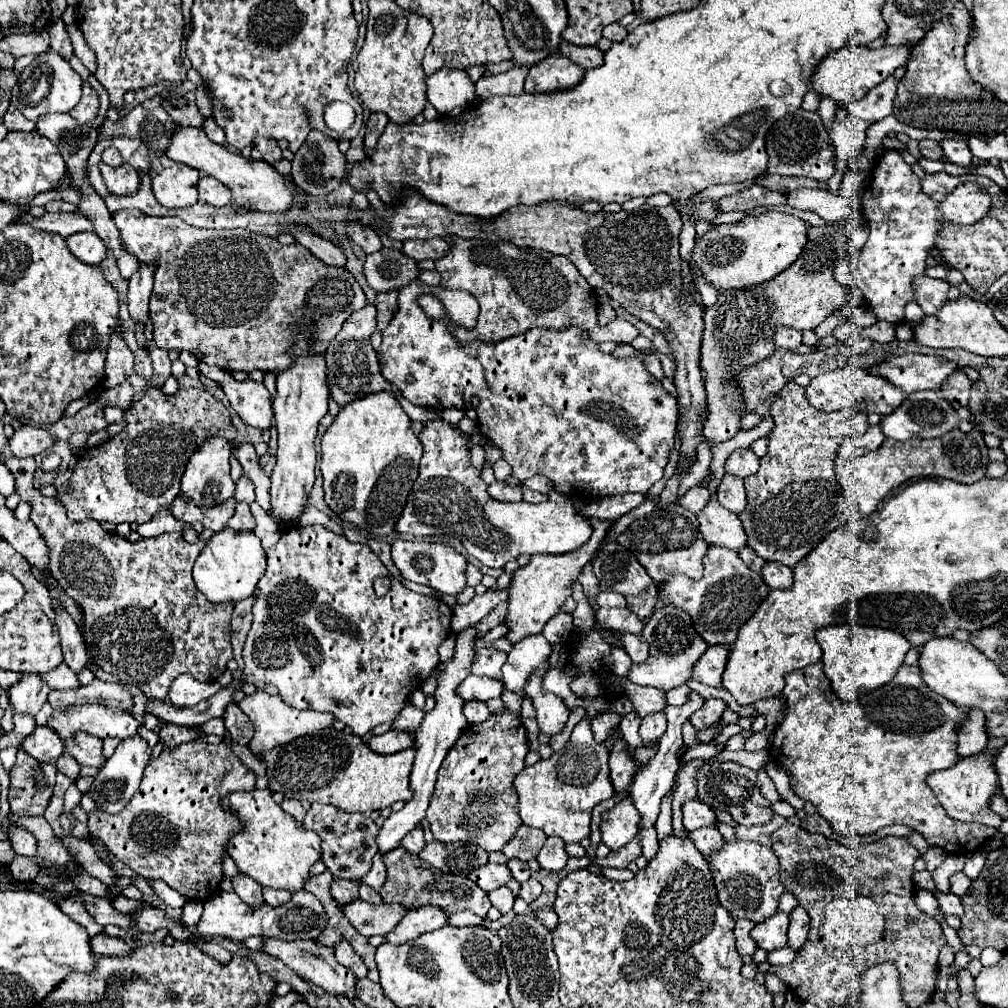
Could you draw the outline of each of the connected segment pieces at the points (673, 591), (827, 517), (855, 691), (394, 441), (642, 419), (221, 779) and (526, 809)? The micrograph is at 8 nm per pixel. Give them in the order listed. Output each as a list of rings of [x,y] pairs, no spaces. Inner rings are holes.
[[[711,545],[703,559],[703,577],[693,581],[689,577],[669,577],[665,585],[657,591],[657,603],[653,613],[671,605],[683,613],[689,613],[693,621],[693,629],[703,637],[707,645],[731,645],[737,639],[739,627],[757,611],[763,599],[769,593],[769,587],[761,579],[759,573],[753,573],[733,549]]]
[[[789,381],[777,397],[771,401],[771,415],[775,421],[773,431],[769,433],[769,449],[767,455],[761,457],[761,467],[755,475],[749,475],[745,479],[745,491],[747,491],[747,505],[739,513],[739,519],[743,523],[747,545],[765,561],[779,561],[787,567],[795,567],[809,551],[813,551],[833,529],[847,523],[851,519],[851,513],[845,505],[843,489],[839,481],[835,479],[833,471],[833,459],[837,447],[847,439],[859,435],[859,415],[851,409],[841,409],[833,413],[825,413],[819,409],[813,409],[805,397],[805,389],[799,387],[795,381]]]
[[[829,625],[819,629],[815,639],[823,649],[823,671],[837,697],[845,701],[857,701],[870,691],[889,683],[911,649],[909,641],[905,641],[905,637],[901,637],[897,631],[861,625]]]
[[[391,391],[371,393],[369,397],[361,397],[345,405],[321,439],[321,475],[329,509],[339,519],[365,529],[373,537],[391,535],[395,531],[397,517],[403,511],[407,495],[417,479],[421,453],[423,445],[411,431],[411,419],[401,409],[397,397]]]
[[[421,279],[411,281],[409,285],[399,289],[399,309],[395,313],[395,317],[391,319],[389,327],[383,331],[383,343],[377,349],[379,355],[379,365],[381,365],[381,375],[401,391],[401,395],[411,401],[413,405],[421,405],[421,407],[433,407],[433,409],[447,409],[447,407],[455,407],[461,411],[469,411],[471,405],[471,397],[479,397],[481,403],[479,407],[475,407],[477,411],[477,421],[481,427],[481,433],[495,443],[501,451],[503,451],[503,459],[513,467],[513,477],[517,477],[519,481],[529,479],[533,475],[545,475],[547,479],[551,479],[553,487],[569,497],[569,499],[599,499],[599,497],[607,497],[607,495],[623,495],[623,493],[647,493],[651,489],[651,485],[655,481],[659,481],[663,477],[663,469],[667,465],[669,459],[669,451],[673,449],[673,437],[675,437],[675,419],[677,419],[677,401],[663,389],[661,381],[657,381],[643,365],[641,357],[625,357],[625,359],[615,359],[611,355],[605,355],[599,351],[599,345],[591,339],[585,337],[585,329],[577,329],[577,327],[567,327],[567,329],[531,329],[527,333],[497,341],[497,343],[485,343],[485,341],[471,341],[471,343],[459,343],[453,333],[449,331],[449,327],[441,321],[433,321],[417,303],[419,295],[425,293],[433,293],[445,307],[445,315],[451,323],[461,325],[465,329],[473,329],[477,323],[477,299],[465,291],[449,291],[449,289],[441,289],[441,287],[429,287],[425,285]]]
[[[195,739],[173,749],[165,749],[145,769],[143,781],[125,809],[115,815],[95,809],[89,813],[87,827],[95,839],[105,843],[115,859],[129,865],[135,873],[149,879],[161,879],[171,889],[187,895],[191,901],[207,901],[221,891],[221,861],[225,845],[229,837],[241,829],[241,821],[233,813],[223,811],[221,797],[239,789],[255,789],[255,779],[255,773],[233,755],[227,743],[211,745],[205,739]]]
[[[581,719],[573,729],[569,743],[561,751],[555,751],[545,761],[539,759],[515,777],[513,787],[519,795],[519,815],[523,823],[541,829],[545,835],[555,835],[565,843],[587,839],[593,807],[615,793],[609,781],[607,759],[609,751],[595,743],[589,721]]]

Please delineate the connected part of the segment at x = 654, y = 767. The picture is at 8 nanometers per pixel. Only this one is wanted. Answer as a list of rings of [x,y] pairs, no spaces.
[[[693,691],[693,693],[689,695],[689,701],[687,701],[685,705],[681,705],[681,707],[671,707],[671,705],[669,705],[669,707],[663,709],[669,727],[667,727],[665,735],[663,735],[661,741],[659,741],[659,751],[657,751],[657,755],[649,761],[649,765],[647,765],[643,771],[639,771],[639,773],[635,775],[635,779],[633,779],[633,783],[631,783],[631,799],[633,799],[635,807],[637,807],[637,811],[641,813],[641,827],[639,827],[639,829],[641,829],[641,845],[643,845],[643,857],[647,857],[647,859],[653,859],[653,857],[657,855],[657,851],[659,851],[657,831],[655,831],[655,819],[657,819],[657,815],[659,815],[659,803],[661,803],[663,795],[671,789],[671,785],[673,785],[673,781],[675,781],[677,767],[679,767],[677,751],[679,751],[681,745],[683,745],[681,727],[683,727],[683,723],[689,721],[691,713],[695,713],[697,709],[701,709],[703,703],[705,703],[705,699],[699,697],[699,695]]]

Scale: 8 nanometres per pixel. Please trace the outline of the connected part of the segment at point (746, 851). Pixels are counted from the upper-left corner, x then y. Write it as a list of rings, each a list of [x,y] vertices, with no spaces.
[[[725,841],[717,853],[711,853],[707,857],[707,863],[711,867],[713,883],[717,889],[719,903],[733,915],[733,917],[745,917],[753,923],[761,923],[773,913],[777,913],[779,895],[785,891],[779,879],[779,863],[771,847],[765,847],[755,841]]]

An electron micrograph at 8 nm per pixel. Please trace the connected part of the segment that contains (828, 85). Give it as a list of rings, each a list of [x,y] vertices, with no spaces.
[[[899,45],[899,47],[879,47],[879,49],[869,49],[869,47],[845,47],[839,51],[833,51],[821,59],[821,65],[817,65],[813,77],[811,77],[811,87],[819,97],[829,97],[839,105],[851,105],[867,95],[869,89],[879,85],[885,77],[895,73],[897,67],[905,65],[909,61],[911,47],[909,45]]]

